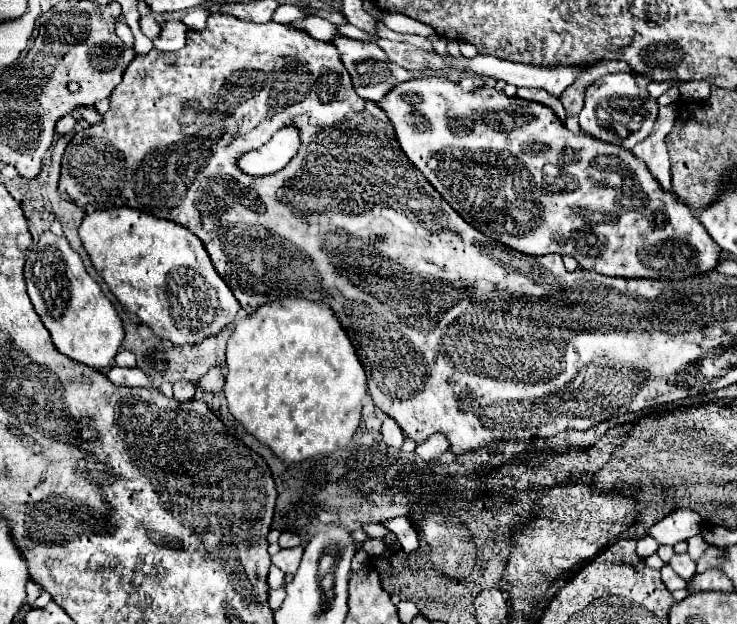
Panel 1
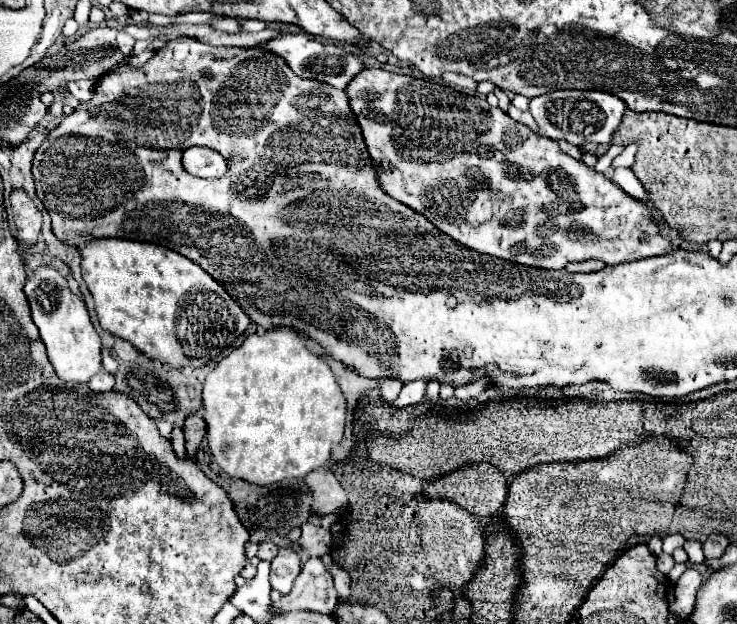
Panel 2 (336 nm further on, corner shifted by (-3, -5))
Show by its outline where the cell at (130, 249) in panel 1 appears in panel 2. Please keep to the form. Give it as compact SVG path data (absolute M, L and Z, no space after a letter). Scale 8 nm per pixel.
M93 239L81 247L83 279L95 299L99 323L115 337L127 339L149 359L205 367L249 327L249 317L231 295L197 263L163 245L129 239Z

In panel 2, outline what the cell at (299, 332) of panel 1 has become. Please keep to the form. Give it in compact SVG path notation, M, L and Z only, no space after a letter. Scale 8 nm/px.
M277 327L251 333L207 375L203 385L203 407L209 449L215 461L231 477L255 485L271 485L283 479L305 477L325 465L333 445L343 439L347 423L347 399L325 359L307 347L307 337L293 327Z

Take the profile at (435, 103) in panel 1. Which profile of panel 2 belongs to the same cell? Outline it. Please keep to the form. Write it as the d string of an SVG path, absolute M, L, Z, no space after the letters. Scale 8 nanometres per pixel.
M363 69L359 73L359 77L355 77L355 81L351 81L351 87L347 87L347 95L351 99L351 109L355 111L355 117L359 119L359 125L363 129L363 137L367 139L367 147L371 151L371 157L377 163L377 175L379 175L379 181L383 183L383 189L389 195L393 195L393 199L405 203L413 211L419 211L419 213L427 215L427 219L431 219L431 223L439 231L443 231L445 235L449 235L451 239L459 241L461 245L465 245L469 249L475 249L479 253L487 253L487 255L493 255L493 257L499 257L499 259L507 259L507 261L513 261L513 263L521 263L521 265L529 265L529 267L541 267L541 269L563 269L571 261L589 261L589 259L599 259L605 265L613 267L613 265L619 265L619 263L649 259L649 257L667 255L667 253L673 251L671 241L661 235L661 223L657 223L657 211L649 203L633 199L631 195L627 195L617 183L613 183L605 175L601 175L595 169L585 167L581 161L565 155L553 139L533 133L527 125L513 121L499 107L489 107L483 97L465 95L465 93L459 93L459 91L455 91L451 87L445 87L445 85L437 85L437 83L431 83L431 81L427 83L425 79L413 79L413 77L407 77L407 75L389 73L389 71L383 71L383 69Z

